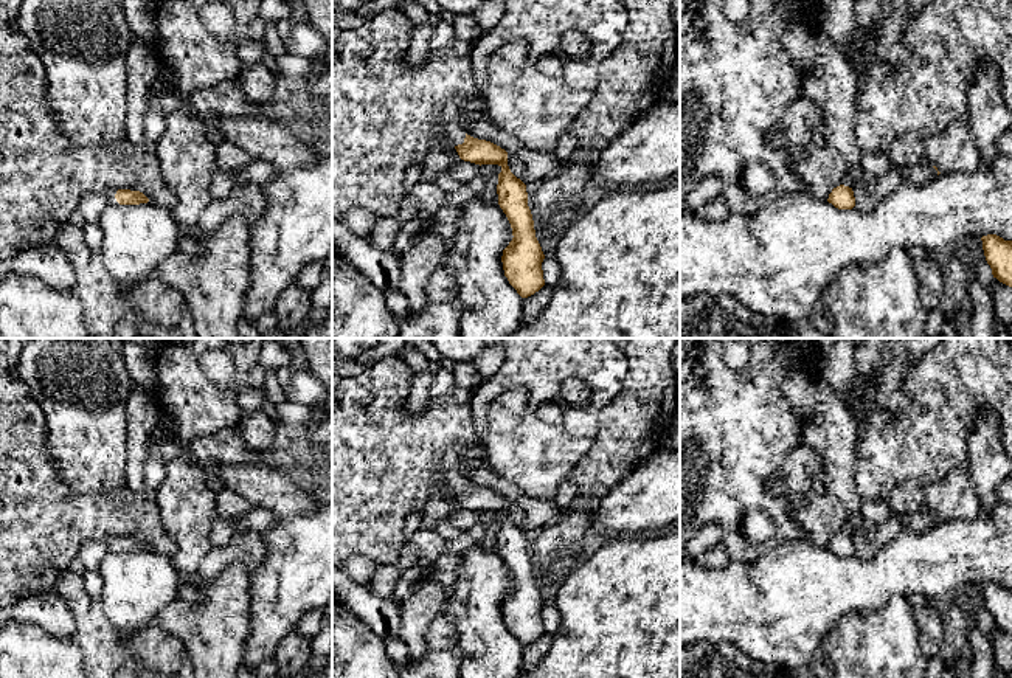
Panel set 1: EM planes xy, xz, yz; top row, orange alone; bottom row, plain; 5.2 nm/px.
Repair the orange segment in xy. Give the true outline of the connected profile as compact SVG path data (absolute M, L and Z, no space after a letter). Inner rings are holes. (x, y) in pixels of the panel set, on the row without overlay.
M107 537L104 543L110 552L140 552L149 549L143 540L130 537Z

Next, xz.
M450 445L445 453L445 479L461 507L475 512L498 512L498 552L506 562L512 588L503 597L504 624L522 645L545 633L542 610L545 602L535 585L534 568L528 554L526 532L508 514L508 500L500 493L467 483L461 475L459 447Z

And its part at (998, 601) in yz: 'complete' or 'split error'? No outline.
complete

